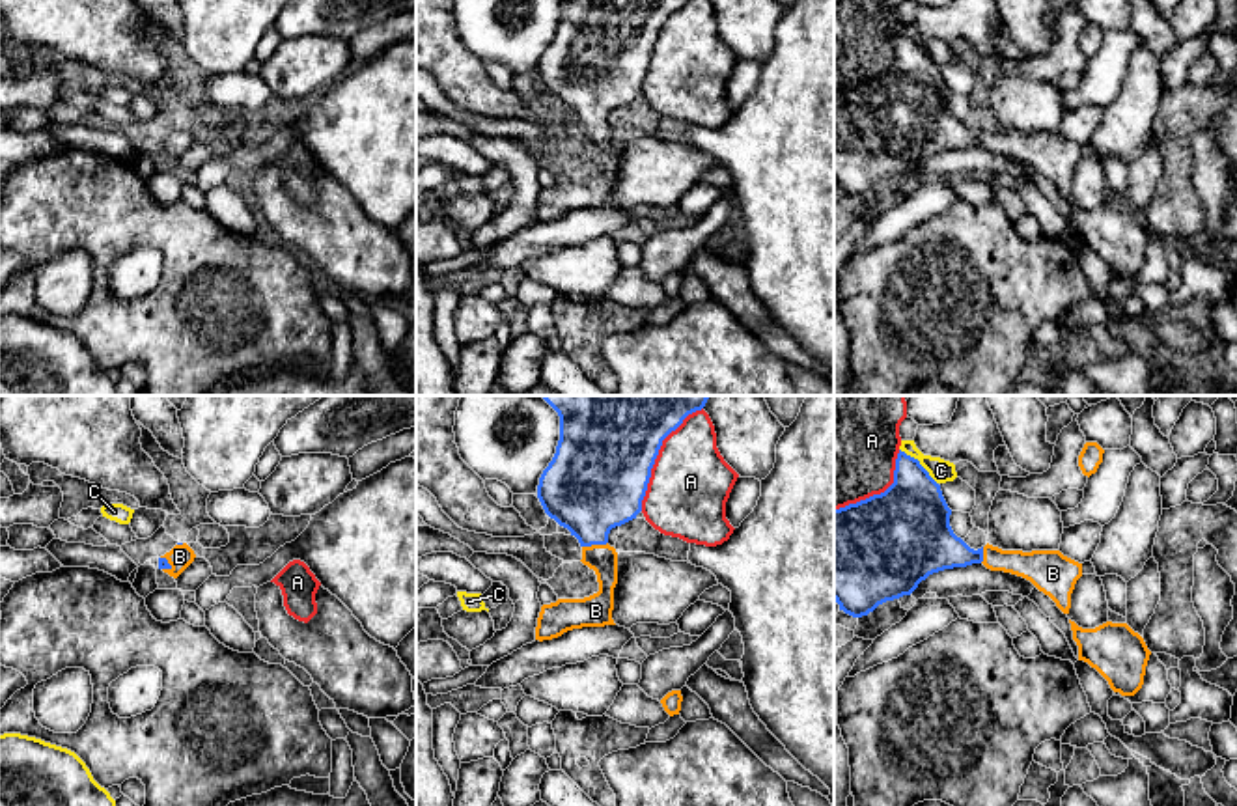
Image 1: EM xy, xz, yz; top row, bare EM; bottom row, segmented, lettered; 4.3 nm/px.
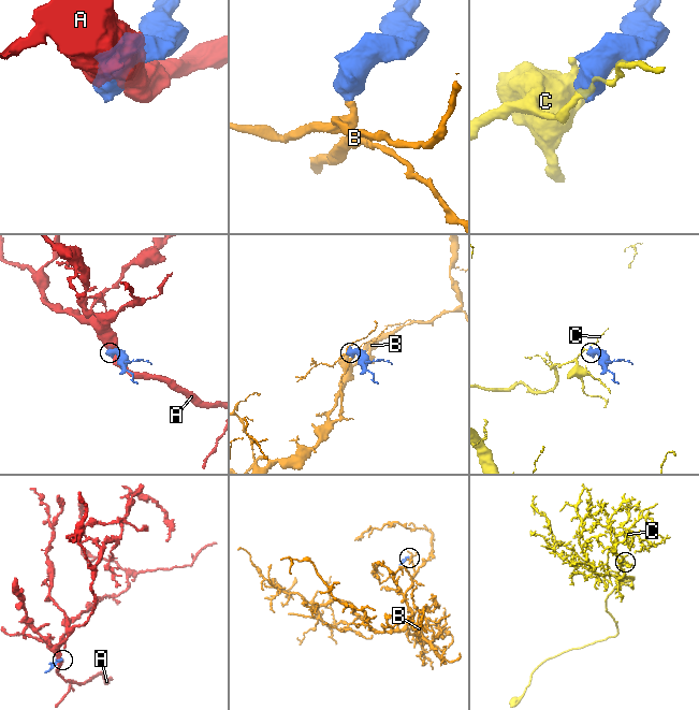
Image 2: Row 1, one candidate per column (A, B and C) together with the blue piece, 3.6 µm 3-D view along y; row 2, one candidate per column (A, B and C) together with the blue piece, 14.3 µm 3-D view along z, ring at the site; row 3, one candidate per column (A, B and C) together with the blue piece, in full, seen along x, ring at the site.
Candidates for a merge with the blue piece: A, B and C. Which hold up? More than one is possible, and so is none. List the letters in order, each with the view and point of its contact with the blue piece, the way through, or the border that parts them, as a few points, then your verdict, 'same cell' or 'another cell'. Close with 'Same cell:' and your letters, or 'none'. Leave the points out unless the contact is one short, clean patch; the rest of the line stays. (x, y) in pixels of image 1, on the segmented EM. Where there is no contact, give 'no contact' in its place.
A: xz (657, 454) | another cell
B: xz (594, 543) | across xz (592, 486), (594, 543), (603, 558) | same cell
C: yz (918, 463) | another cell
Same cell: B

